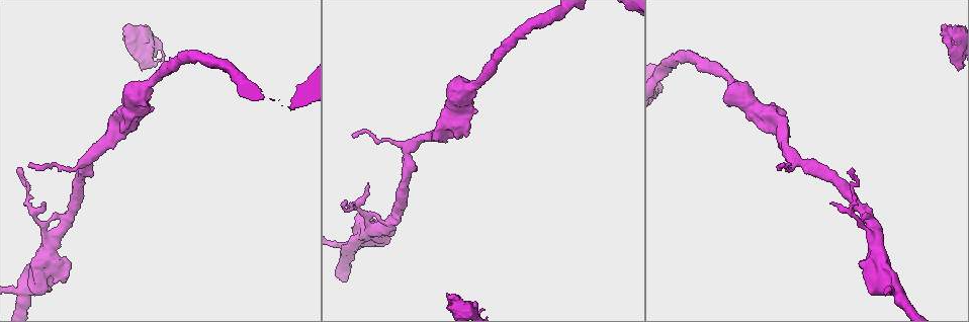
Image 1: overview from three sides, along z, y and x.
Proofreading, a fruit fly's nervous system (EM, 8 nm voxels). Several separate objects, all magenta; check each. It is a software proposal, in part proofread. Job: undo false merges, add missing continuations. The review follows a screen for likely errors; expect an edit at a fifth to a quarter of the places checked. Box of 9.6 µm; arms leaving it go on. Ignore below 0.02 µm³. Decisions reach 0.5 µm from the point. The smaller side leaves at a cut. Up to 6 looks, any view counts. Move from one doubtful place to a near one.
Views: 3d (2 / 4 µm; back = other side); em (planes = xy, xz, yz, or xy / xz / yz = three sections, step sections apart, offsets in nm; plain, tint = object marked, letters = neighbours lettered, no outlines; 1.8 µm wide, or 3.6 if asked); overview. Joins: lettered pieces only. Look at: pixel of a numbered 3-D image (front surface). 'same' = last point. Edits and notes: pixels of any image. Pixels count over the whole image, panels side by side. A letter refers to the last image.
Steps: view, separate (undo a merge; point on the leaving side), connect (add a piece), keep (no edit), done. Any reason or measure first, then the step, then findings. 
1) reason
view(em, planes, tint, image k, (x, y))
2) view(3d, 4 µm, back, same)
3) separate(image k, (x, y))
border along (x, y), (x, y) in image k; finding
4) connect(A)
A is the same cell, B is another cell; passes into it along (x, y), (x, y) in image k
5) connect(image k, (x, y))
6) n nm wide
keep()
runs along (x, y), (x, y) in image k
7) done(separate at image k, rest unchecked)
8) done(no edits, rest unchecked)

view(em, 3.6 µm, planes, tint, image 1, (371, 232))

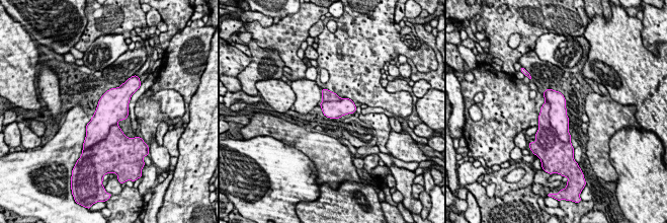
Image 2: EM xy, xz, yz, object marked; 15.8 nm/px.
see the neighbours
view(em, 3.6 µm, planes, letters, same)

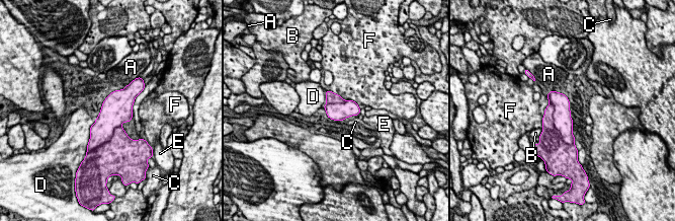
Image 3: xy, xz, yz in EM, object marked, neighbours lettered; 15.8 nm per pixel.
separate(image 3, (551, 140))
A, B, C, D, E and F are other cells; border along (550, 101), (553, 125), (571, 145) in image 3; two cells meet here

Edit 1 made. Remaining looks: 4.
branch stops here
view(em, 3.6 µm, planes, tint, image 1, (449, 296))

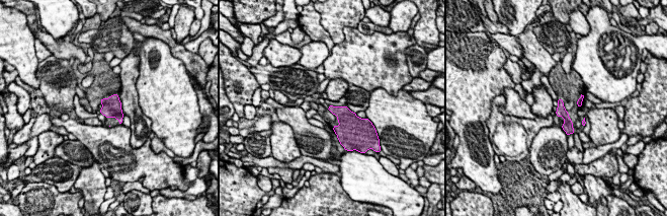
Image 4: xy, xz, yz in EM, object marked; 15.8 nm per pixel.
see the neighbours
view(em, 3.6 µm, planes, letters, same)

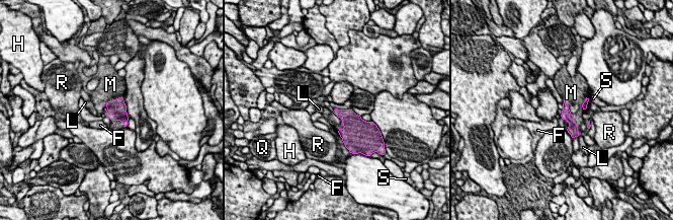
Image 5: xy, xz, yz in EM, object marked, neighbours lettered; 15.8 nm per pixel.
M touches over 110 nm
connect(M)
M is the same cell, F, H, L, Q, R and S are other cells; passes into it along (118, 106), (107, 101), (109, 86) in image 5; the cell continues

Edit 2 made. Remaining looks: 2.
done(separate at image 3, connect at image 5, rest unchecked)

